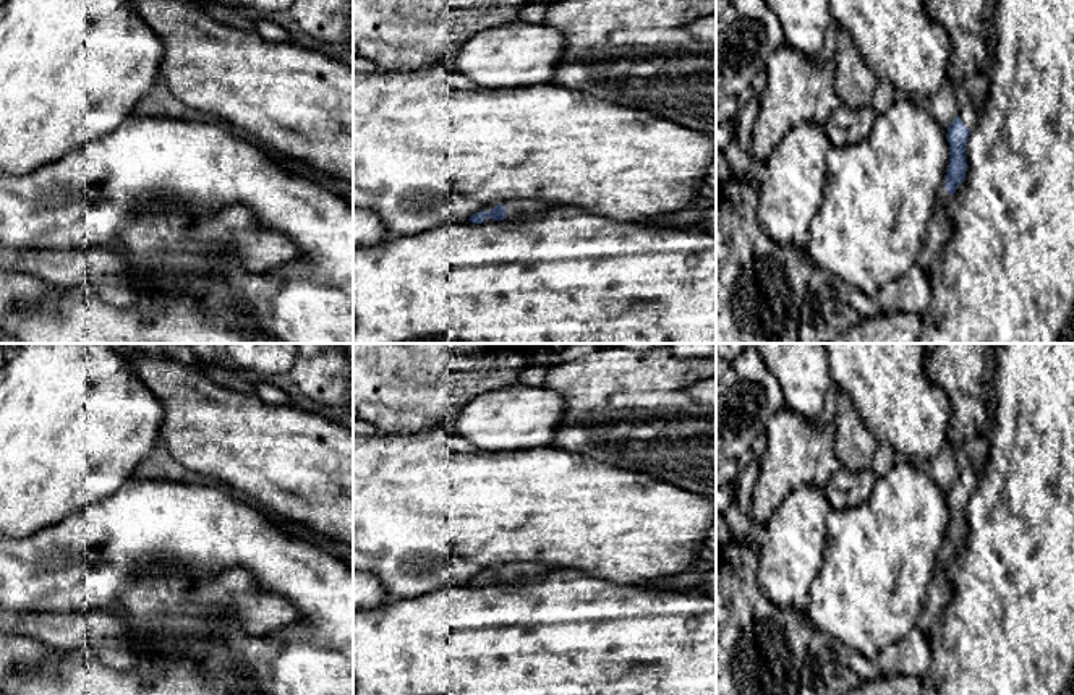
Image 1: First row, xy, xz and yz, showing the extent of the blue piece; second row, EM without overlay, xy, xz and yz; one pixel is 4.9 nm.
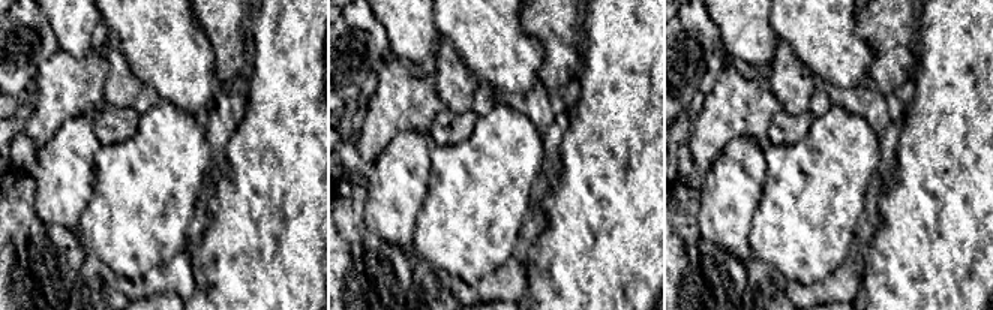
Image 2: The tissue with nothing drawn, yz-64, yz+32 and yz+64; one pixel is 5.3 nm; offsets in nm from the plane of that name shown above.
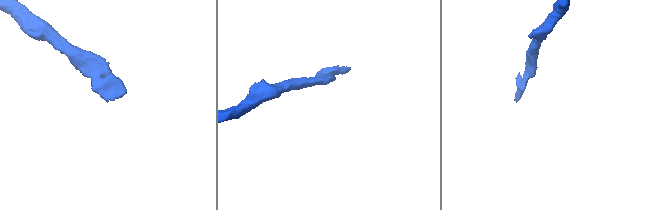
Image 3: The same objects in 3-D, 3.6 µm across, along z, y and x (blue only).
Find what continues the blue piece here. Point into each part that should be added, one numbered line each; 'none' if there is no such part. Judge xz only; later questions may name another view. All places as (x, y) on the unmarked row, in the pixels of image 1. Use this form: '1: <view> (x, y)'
1: xz (515, 571)

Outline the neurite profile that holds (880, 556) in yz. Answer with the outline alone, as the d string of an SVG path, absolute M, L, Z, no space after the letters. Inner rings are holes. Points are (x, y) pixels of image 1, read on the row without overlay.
M897 455L893 470L878 476L872 496L860 505L829 509L826 515L826 546L820 572L808 588L808 624L828 637L839 640L850 651L859 651L876 663L880 654L902 640L915 627L923 609L927 588L933 580L938 551L949 528L948 492L933 478Z

